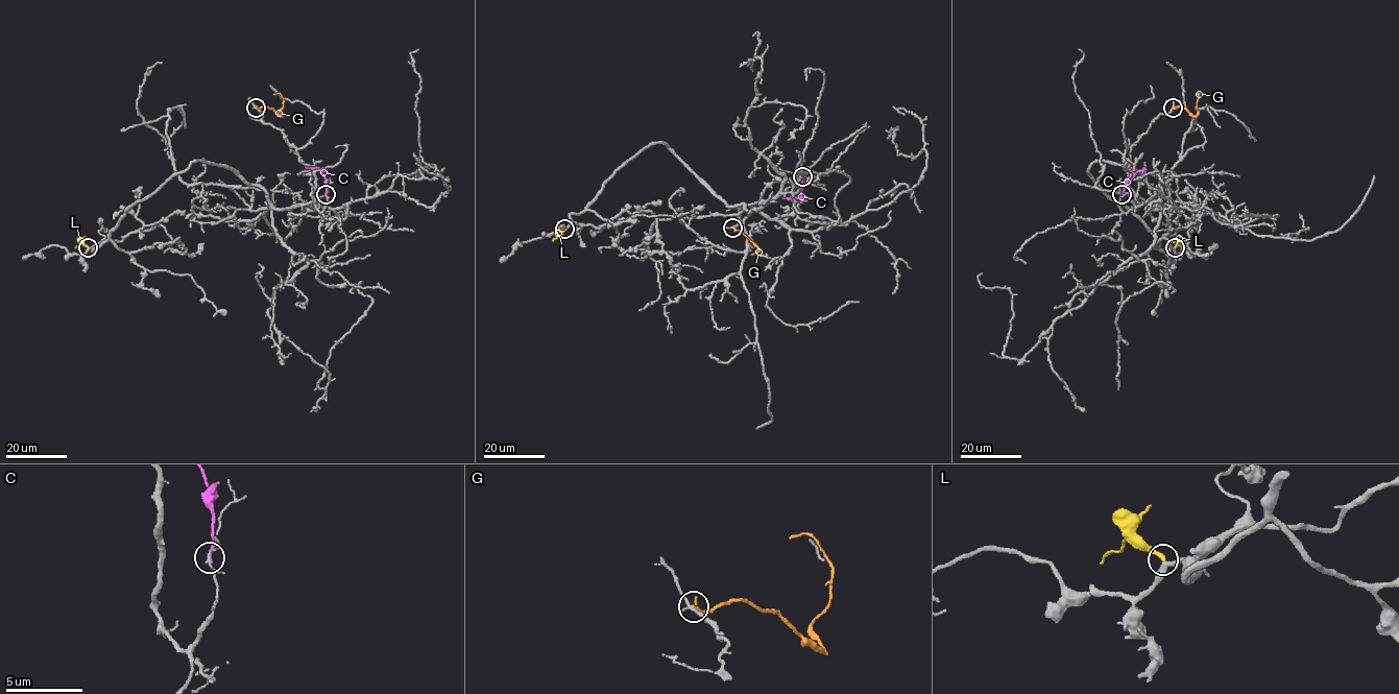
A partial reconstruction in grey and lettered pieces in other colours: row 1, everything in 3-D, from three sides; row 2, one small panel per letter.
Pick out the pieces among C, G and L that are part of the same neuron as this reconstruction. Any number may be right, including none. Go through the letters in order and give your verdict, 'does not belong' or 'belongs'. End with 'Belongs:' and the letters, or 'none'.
C: does not belong
G: does not belong
L: belongs
Belongs: L

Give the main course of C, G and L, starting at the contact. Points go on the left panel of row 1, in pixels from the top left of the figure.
C: (326, 194), (323, 170), (305, 167)
G: (256, 108), (268, 106), (282, 116), (280, 111), (283, 99), (280, 93), (273, 94)
L: (88, 247), (80, 243), (75, 247)

